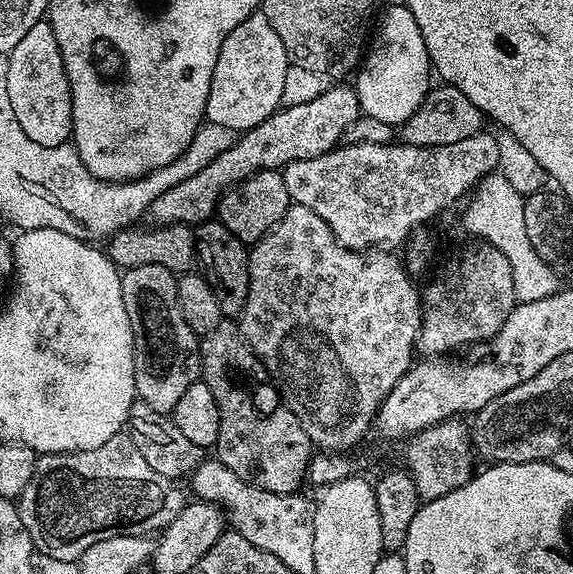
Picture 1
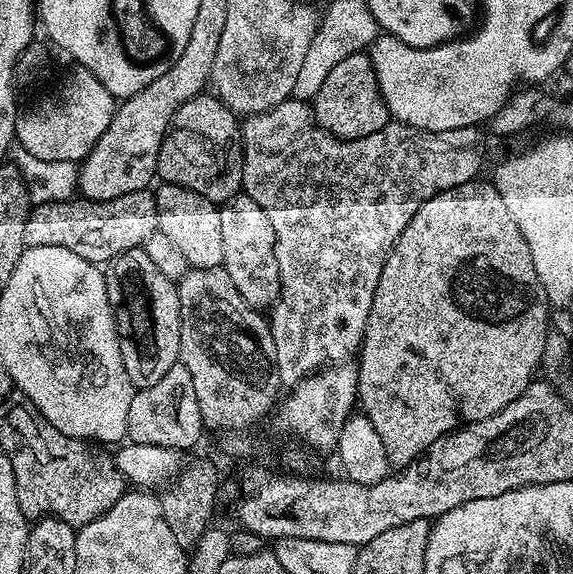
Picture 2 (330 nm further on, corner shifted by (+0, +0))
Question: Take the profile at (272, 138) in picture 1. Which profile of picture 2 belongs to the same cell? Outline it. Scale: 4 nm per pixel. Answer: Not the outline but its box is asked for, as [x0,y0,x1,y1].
[314,52,390,140]

